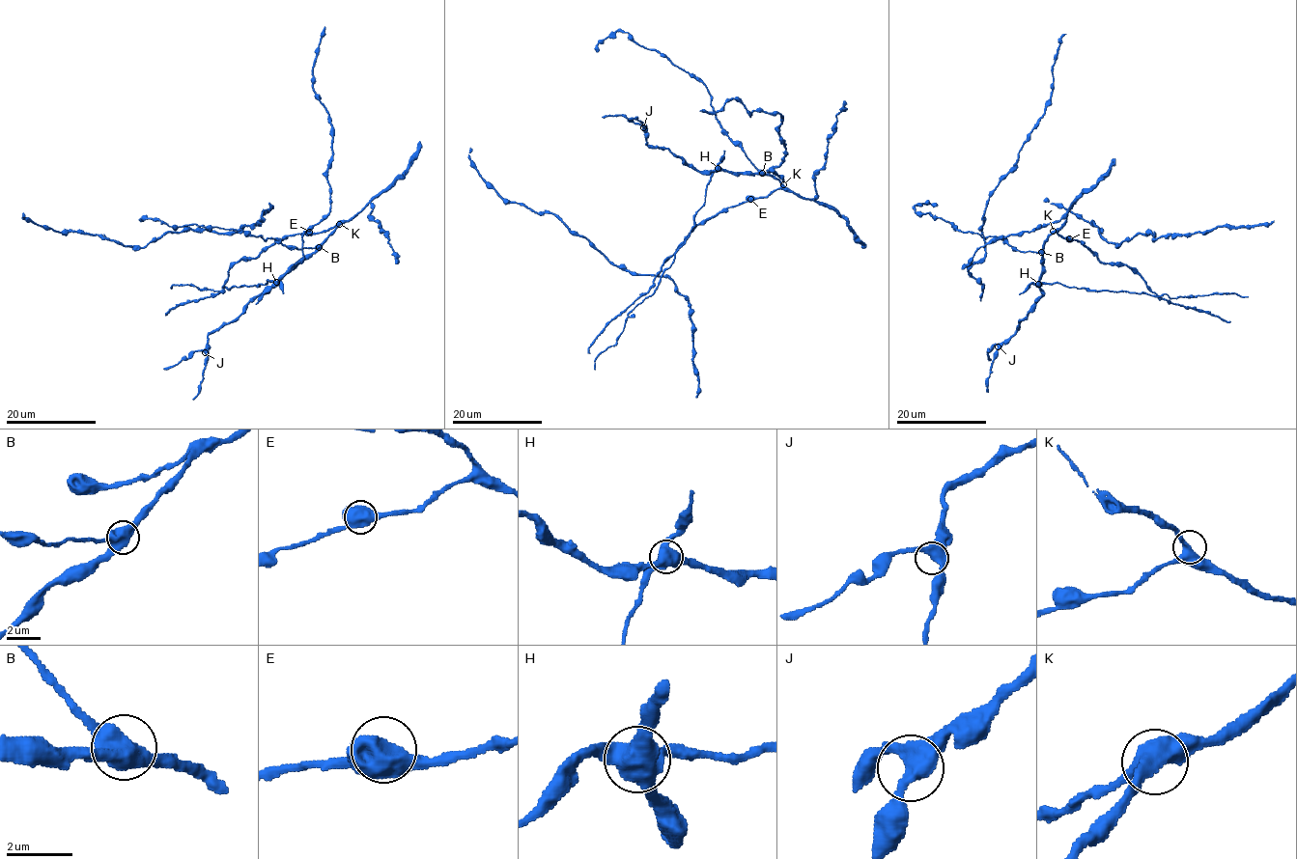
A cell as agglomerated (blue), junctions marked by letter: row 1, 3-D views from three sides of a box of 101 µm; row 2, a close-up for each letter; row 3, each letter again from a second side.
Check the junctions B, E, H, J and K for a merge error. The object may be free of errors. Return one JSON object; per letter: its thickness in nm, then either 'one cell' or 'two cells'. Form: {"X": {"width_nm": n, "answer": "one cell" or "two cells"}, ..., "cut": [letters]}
{"B": {"width_nm": 550, "answer": "one cell"}, "E": {"width_nm": 550, "answer": "one cell"}, "H": {"width_nm": 650, "answer": "two cells"}, "J": {"width_nm": 400, "answer": "one cell"}, "K": {"width_nm": 400, "answer": "one cell"}, "cut": ["H"]}

